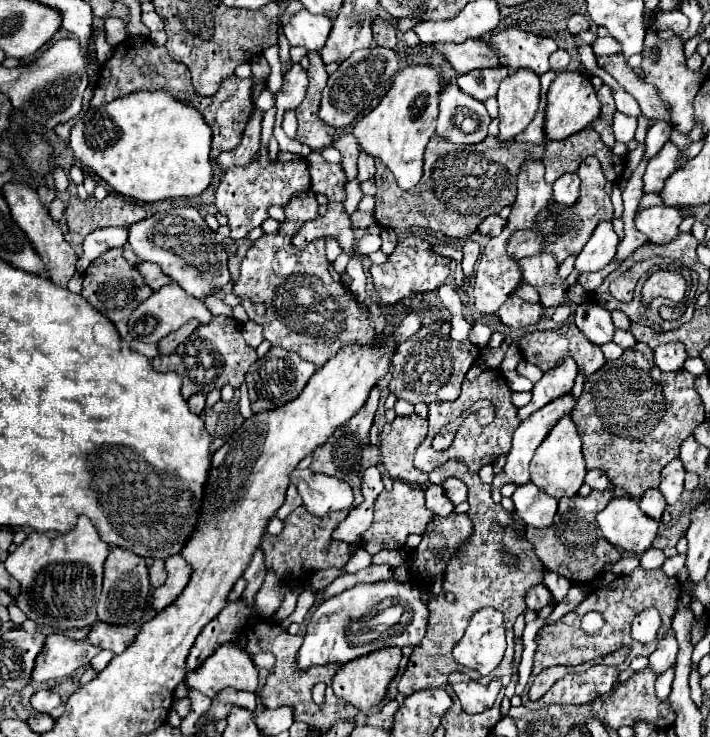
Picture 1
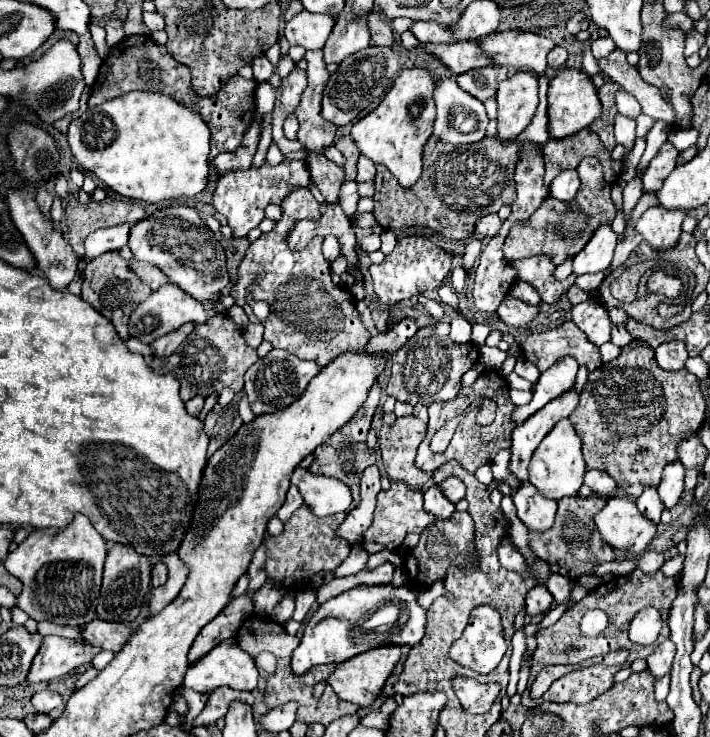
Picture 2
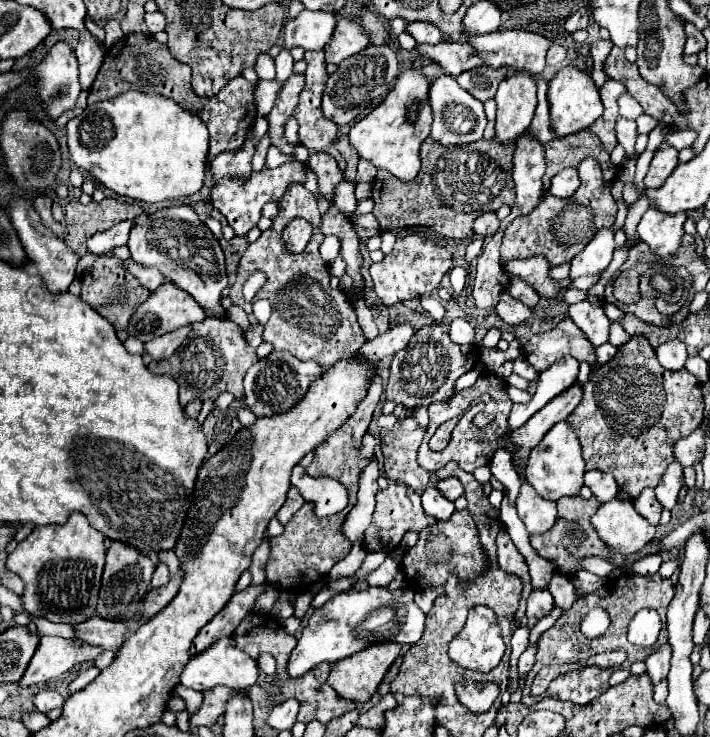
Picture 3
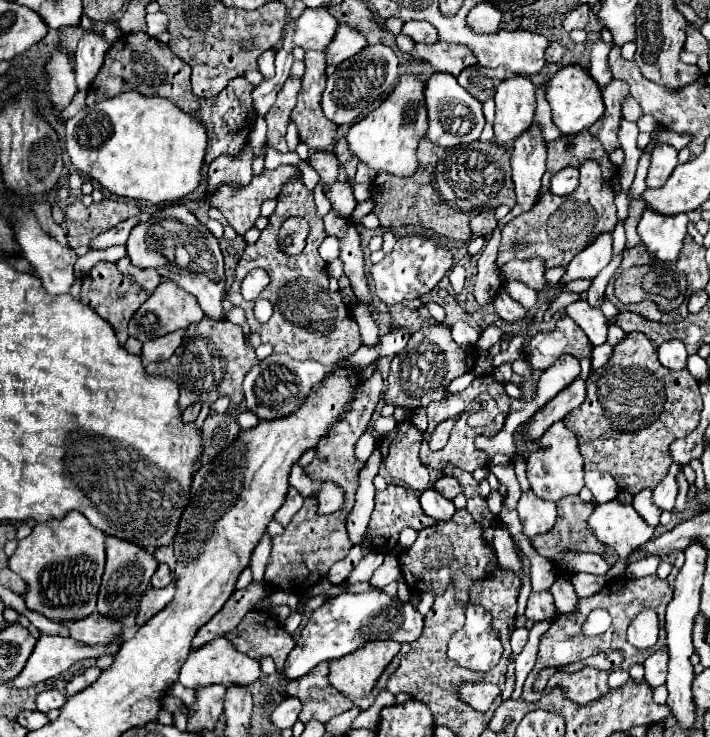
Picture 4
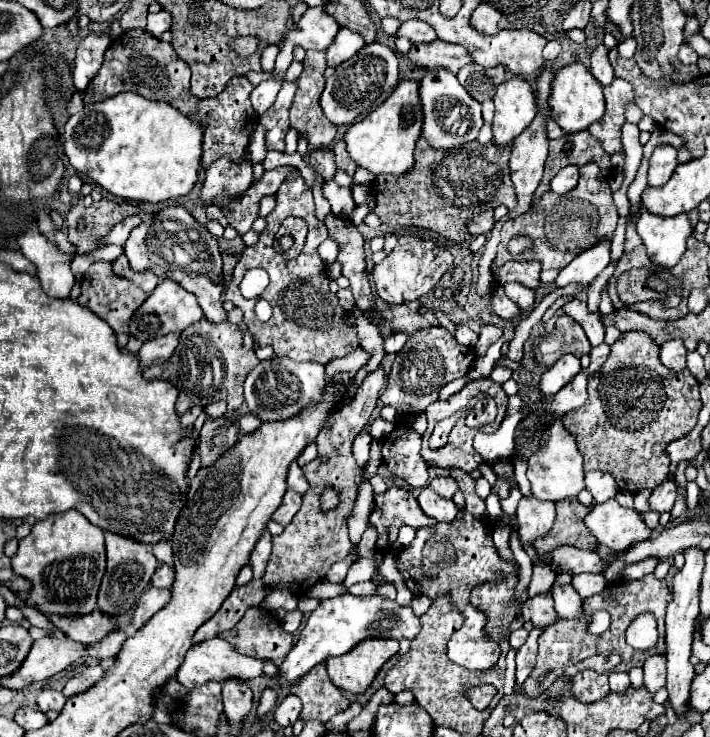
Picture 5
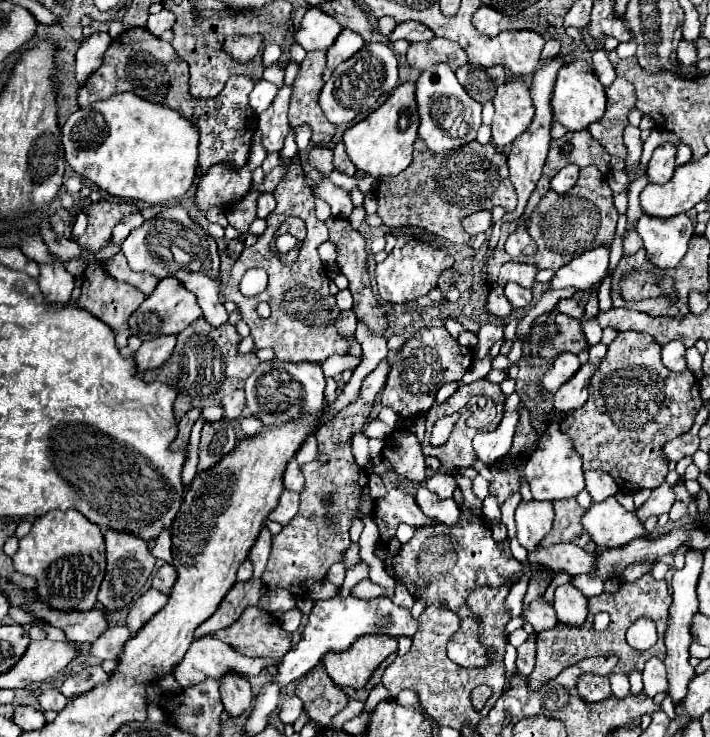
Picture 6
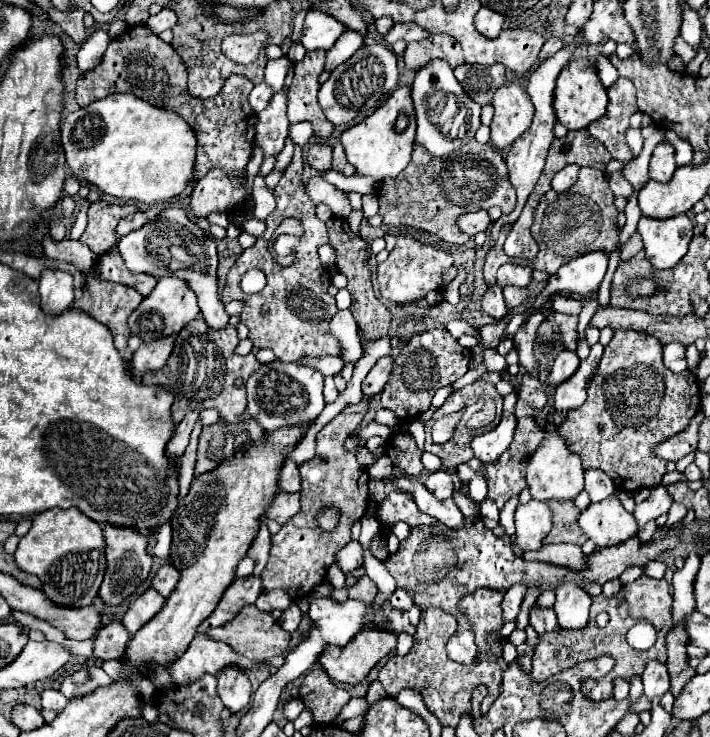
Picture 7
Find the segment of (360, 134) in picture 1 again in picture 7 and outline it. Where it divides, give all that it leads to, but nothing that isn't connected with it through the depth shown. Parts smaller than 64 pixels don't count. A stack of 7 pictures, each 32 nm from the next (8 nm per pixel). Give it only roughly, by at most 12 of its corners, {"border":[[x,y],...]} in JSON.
{"border":[[410,86],[342,132],[358,176],[396,178],[410,162]]}

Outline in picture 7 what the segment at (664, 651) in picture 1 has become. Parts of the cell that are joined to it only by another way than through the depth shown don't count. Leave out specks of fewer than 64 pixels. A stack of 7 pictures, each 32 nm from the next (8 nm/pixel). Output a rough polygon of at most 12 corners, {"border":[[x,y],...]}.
{"border":[[650,660],[642,672],[644,694],[650,700],[670,688],[666,666]]}

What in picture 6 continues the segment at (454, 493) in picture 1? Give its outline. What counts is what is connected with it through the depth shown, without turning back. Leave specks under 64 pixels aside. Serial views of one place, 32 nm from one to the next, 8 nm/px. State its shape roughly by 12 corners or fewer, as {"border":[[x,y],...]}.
{"border":[[434,474],[424,482],[440,498],[452,498],[456,478]]}

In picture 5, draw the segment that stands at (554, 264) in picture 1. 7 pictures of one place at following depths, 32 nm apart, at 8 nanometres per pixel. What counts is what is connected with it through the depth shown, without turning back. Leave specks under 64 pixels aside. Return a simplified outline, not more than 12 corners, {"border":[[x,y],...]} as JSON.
{"border":[[510,260],[500,268],[500,284],[540,286],[542,266]]}

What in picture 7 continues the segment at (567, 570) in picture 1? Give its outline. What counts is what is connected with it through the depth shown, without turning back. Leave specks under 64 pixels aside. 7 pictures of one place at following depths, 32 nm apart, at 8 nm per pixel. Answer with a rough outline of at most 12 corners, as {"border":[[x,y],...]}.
{"border":[[574,500],[548,502],[554,518],[544,544],[572,542],[588,536],[578,526]]}

